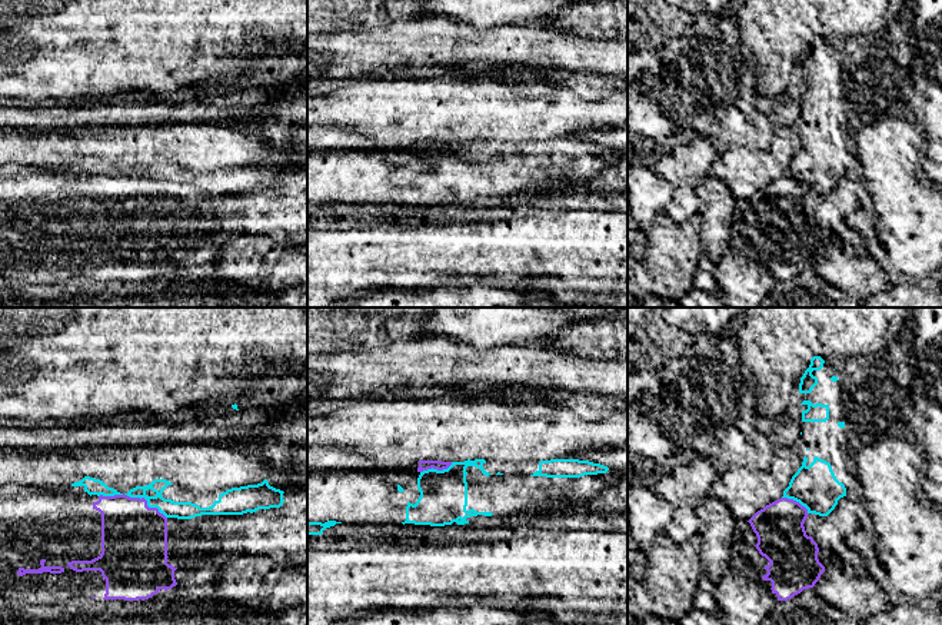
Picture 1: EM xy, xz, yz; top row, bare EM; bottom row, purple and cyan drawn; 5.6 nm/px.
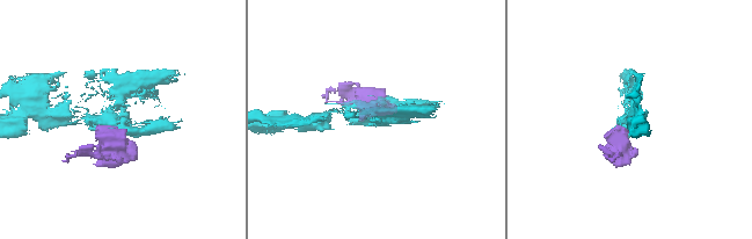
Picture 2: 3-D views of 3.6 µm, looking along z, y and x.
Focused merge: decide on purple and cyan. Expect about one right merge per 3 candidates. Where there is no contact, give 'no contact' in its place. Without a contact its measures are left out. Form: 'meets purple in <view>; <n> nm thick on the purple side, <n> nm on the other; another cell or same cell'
meets purple in xy; 360 nm thick on the purple side, 100 nm on the other; another cell

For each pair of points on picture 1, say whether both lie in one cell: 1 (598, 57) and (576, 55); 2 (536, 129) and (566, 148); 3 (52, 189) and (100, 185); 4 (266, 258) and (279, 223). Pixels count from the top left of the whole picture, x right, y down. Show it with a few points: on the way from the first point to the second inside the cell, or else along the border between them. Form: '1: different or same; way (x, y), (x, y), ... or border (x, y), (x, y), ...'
1: same; way (592, 55), (582, 55)
2: different; border (575, 138), (551, 138), (539, 142)
3: same; way (63, 189), (89, 189)
4: different; border (278, 240), (289, 240), (292, 243)

